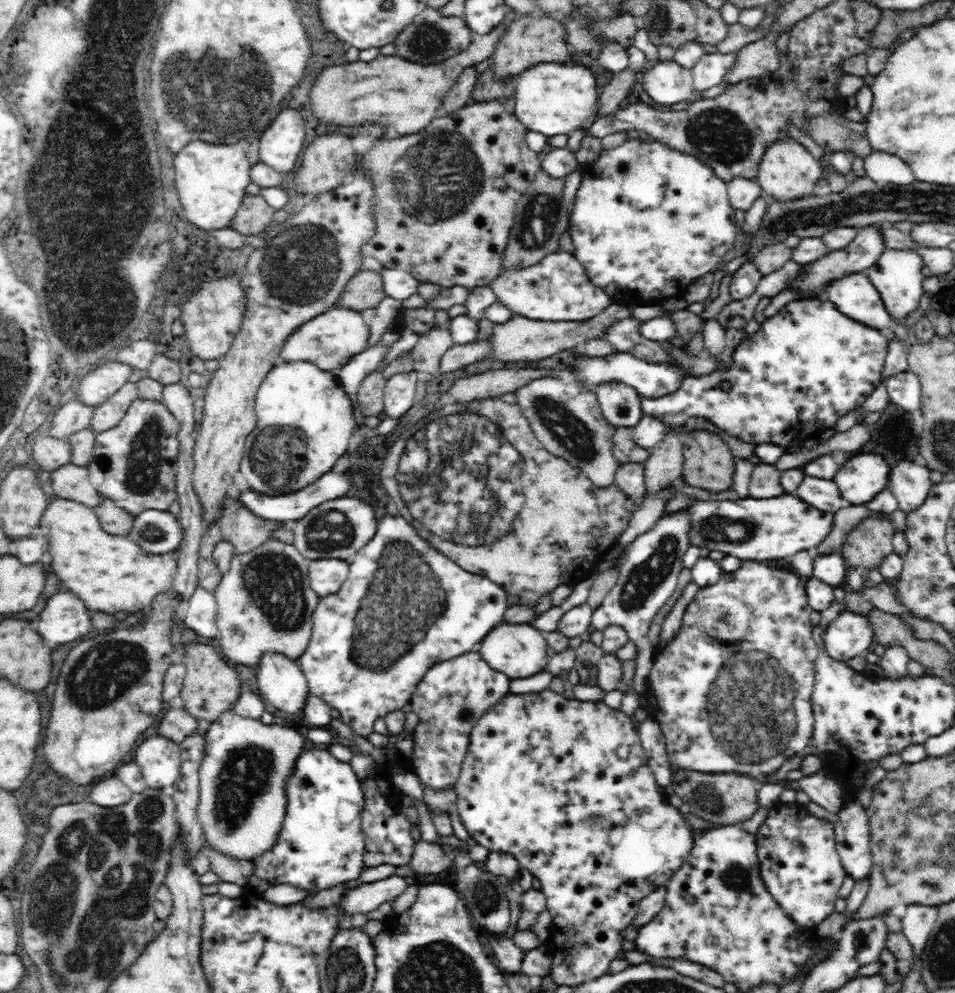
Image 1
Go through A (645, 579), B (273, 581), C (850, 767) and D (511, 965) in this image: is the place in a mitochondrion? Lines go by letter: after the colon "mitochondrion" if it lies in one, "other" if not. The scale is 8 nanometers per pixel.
A: mitochondrion
B: mitochondrion
C: other
D: other

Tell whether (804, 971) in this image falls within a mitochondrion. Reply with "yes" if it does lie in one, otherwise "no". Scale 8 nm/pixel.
no

